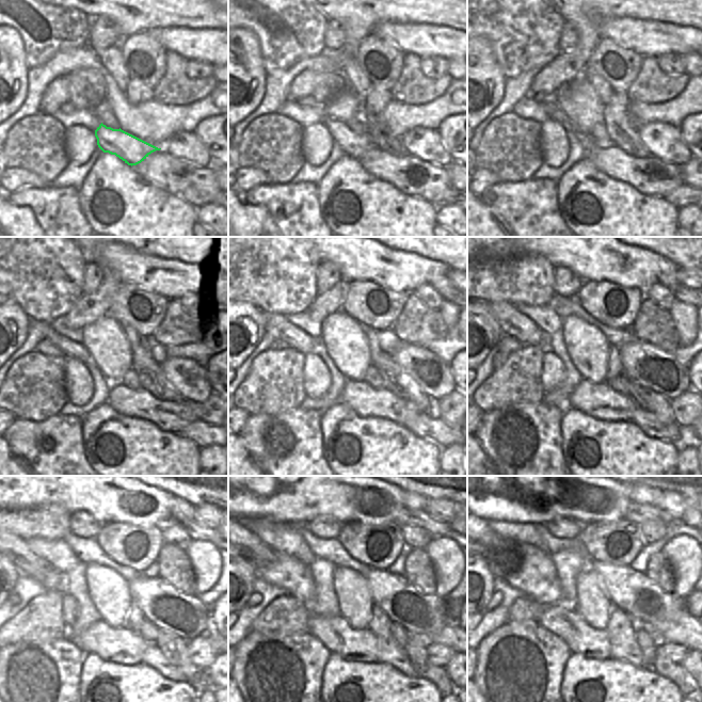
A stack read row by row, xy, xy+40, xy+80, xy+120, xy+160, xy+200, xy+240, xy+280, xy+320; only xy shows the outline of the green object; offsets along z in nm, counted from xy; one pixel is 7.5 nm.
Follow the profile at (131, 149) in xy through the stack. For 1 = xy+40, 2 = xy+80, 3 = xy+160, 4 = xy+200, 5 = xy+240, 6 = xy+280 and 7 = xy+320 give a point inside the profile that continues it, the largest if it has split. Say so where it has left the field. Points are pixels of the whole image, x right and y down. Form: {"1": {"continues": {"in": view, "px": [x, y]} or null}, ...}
{"1": {"continues": {"in": "xy+40", "px": [353, 144]}}, "2": {"continues": {"in": "xy+80", "px": [555, 112]}}, "3": {"continues": {"in": "xy+160", "px": [278, 325]}}, "4": {"continues": {"in": "xy+200", "px": [512, 322]}}, "5": {"continues": {"in": "xy+240", "px": [16, 548]}}, "6": {"continues": {"in": "xy+280", "px": [250, 545]}}, "7": {"continues": {"in": "xy+320", "px": [489, 532]}}}

